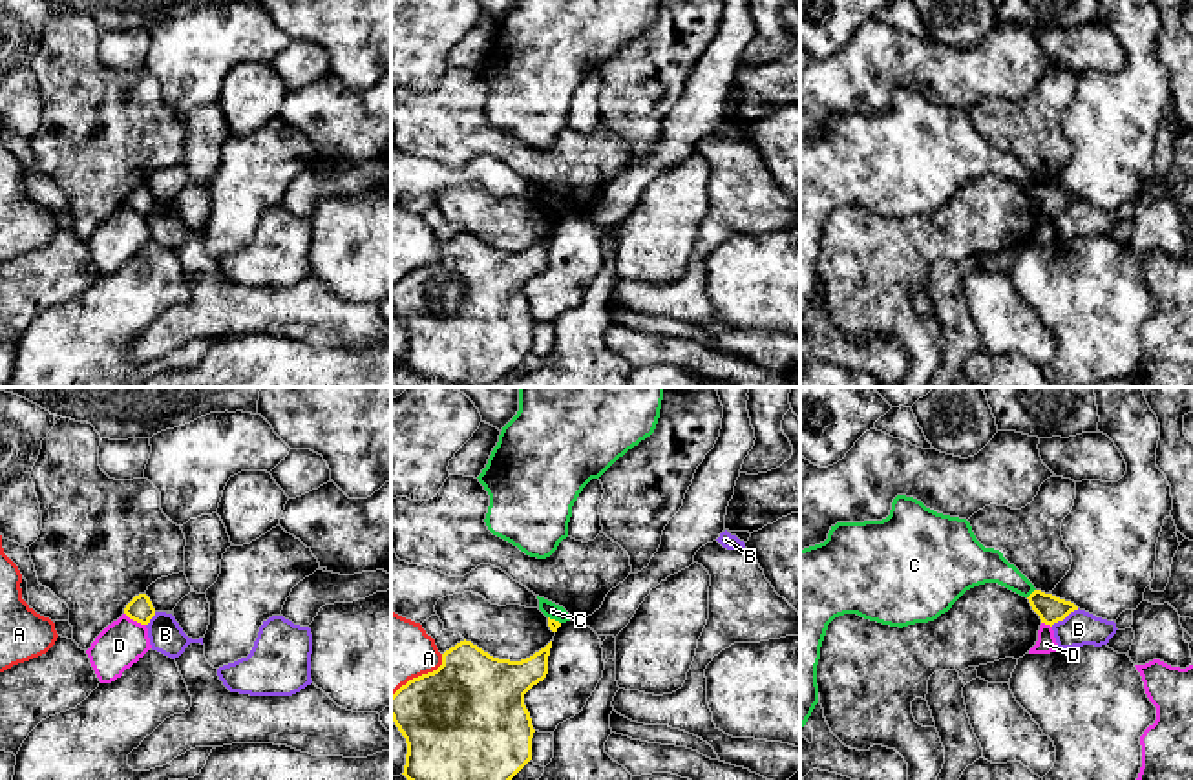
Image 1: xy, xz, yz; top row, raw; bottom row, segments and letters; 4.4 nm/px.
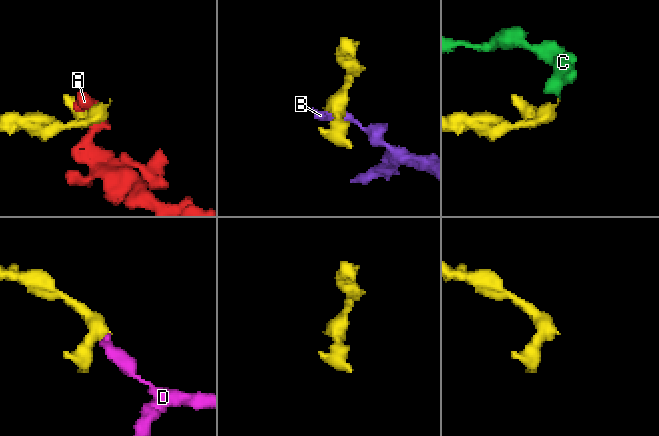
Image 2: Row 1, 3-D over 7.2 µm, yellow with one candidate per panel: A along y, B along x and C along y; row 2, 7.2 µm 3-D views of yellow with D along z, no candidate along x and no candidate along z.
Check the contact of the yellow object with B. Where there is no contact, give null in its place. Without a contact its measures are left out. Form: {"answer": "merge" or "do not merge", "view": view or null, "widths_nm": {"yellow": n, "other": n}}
{"answer": "do not merge", "view": "yz", "widths_nm": {"yellow": 120, "other": 150}}

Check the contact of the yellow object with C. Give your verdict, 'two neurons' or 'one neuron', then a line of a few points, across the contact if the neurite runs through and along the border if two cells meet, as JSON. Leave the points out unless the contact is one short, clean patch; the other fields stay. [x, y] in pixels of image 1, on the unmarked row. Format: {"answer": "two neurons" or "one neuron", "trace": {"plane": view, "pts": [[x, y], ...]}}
{"answer": "two neurons", "trace": {"plane": "yz", "pts": [[1034, 179], [1027, 189]]}}

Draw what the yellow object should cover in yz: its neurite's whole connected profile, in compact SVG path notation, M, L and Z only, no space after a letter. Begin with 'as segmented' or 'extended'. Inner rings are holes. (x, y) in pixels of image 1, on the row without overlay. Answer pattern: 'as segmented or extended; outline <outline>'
as segmented; outline M1034 181L1027 190L1032 201L1040 206L1041 214L1050 217L1058 212L1063 212L1071 203L1078 201L1074 194L1041 181Z

